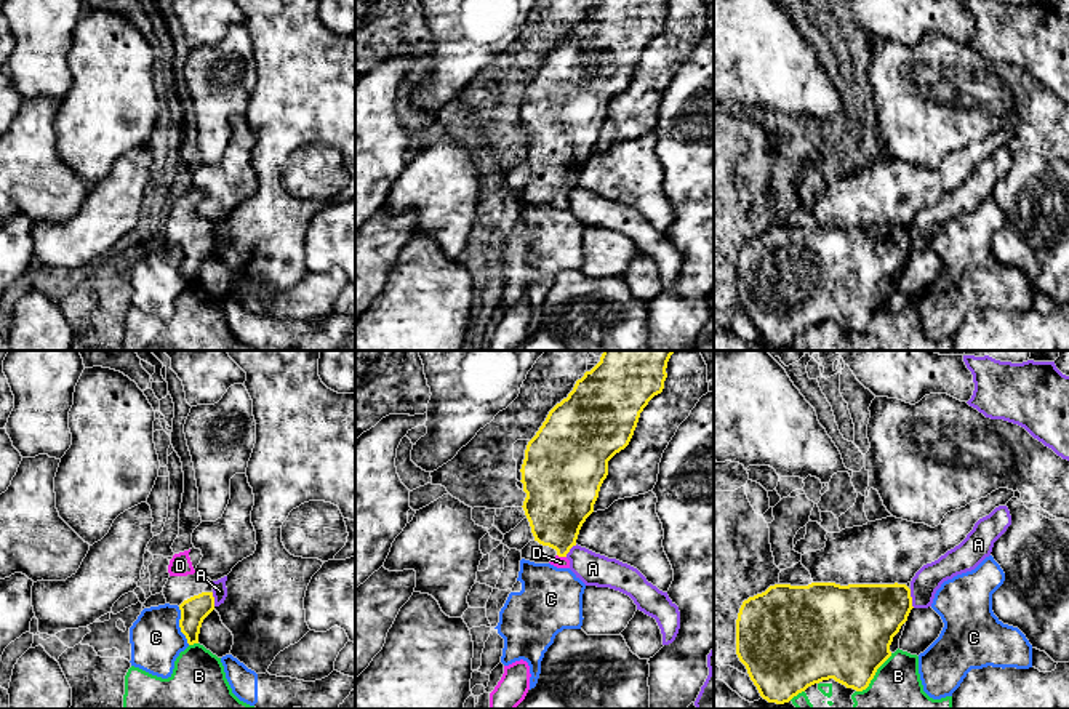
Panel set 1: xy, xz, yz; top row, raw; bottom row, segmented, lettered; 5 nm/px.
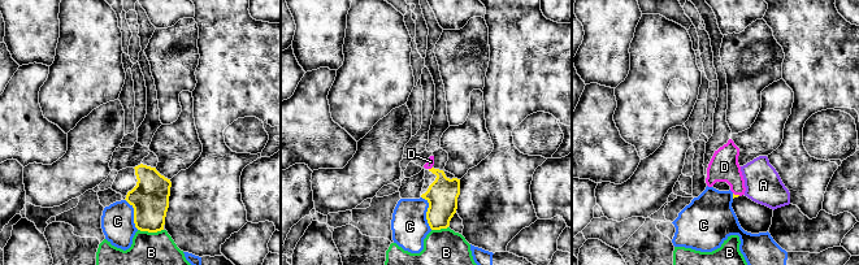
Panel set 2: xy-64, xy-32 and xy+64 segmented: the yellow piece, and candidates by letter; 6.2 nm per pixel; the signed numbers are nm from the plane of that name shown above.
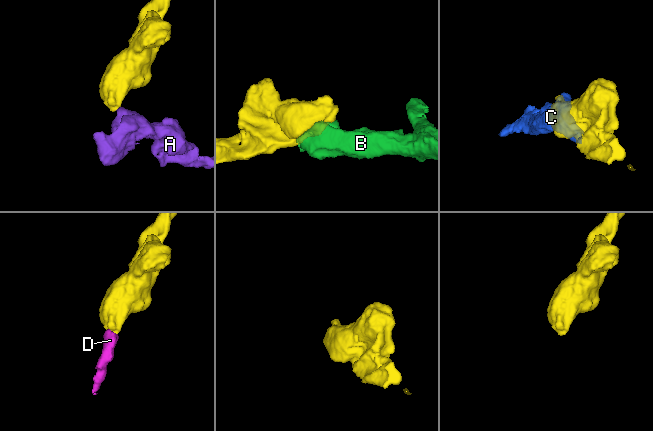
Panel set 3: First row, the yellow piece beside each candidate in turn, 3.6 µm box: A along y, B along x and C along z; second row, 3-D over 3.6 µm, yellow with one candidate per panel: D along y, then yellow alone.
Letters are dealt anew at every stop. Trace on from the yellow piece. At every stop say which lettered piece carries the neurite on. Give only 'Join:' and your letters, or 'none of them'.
Join: D

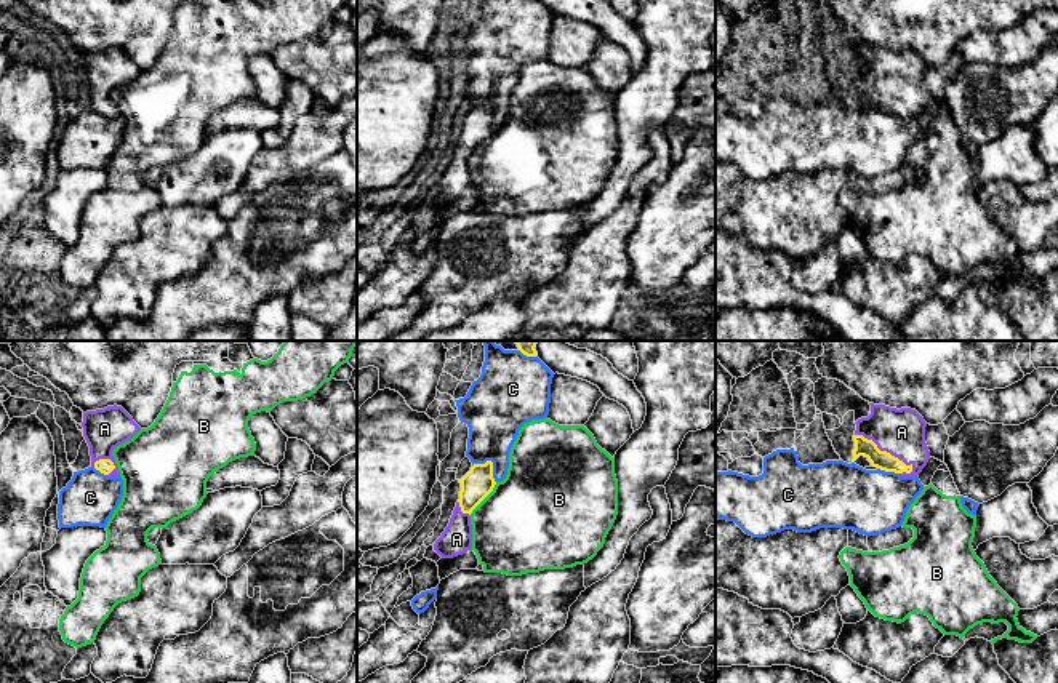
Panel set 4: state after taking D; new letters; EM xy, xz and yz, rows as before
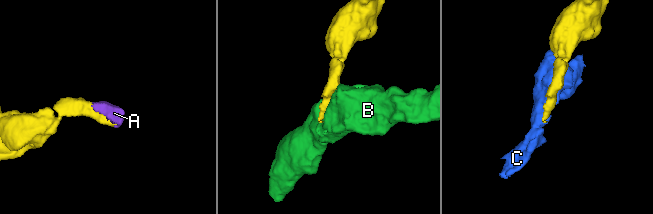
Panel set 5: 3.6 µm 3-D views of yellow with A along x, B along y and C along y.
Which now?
Join: A

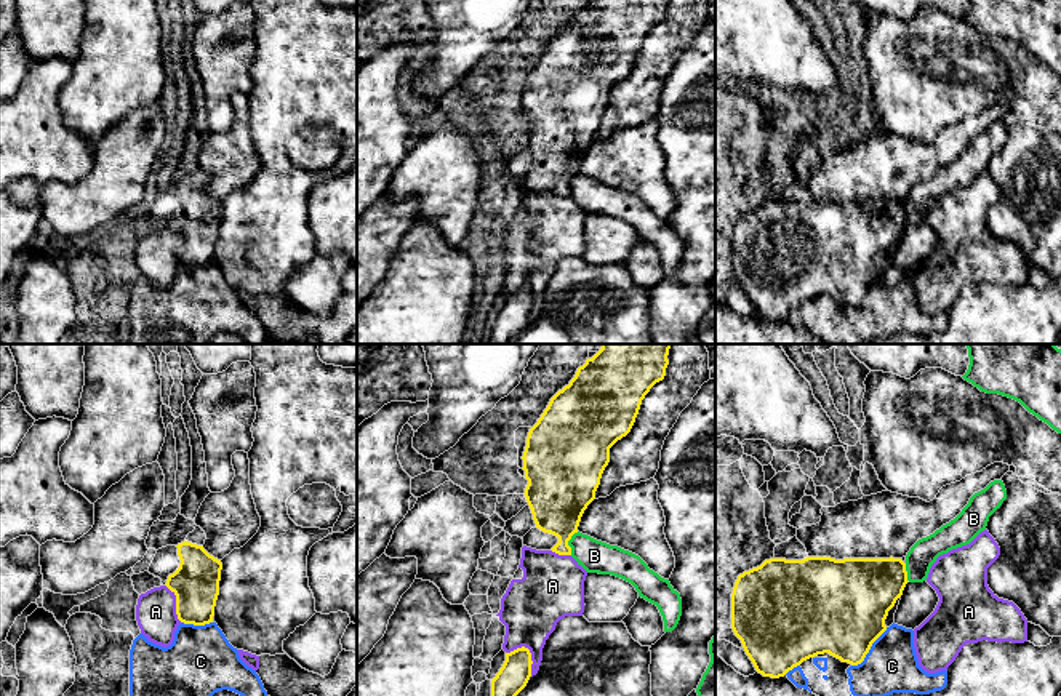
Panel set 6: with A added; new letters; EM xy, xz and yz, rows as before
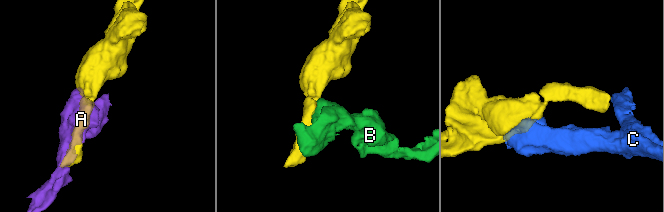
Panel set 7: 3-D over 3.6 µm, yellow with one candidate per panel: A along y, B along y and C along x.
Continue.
Join: none of them

